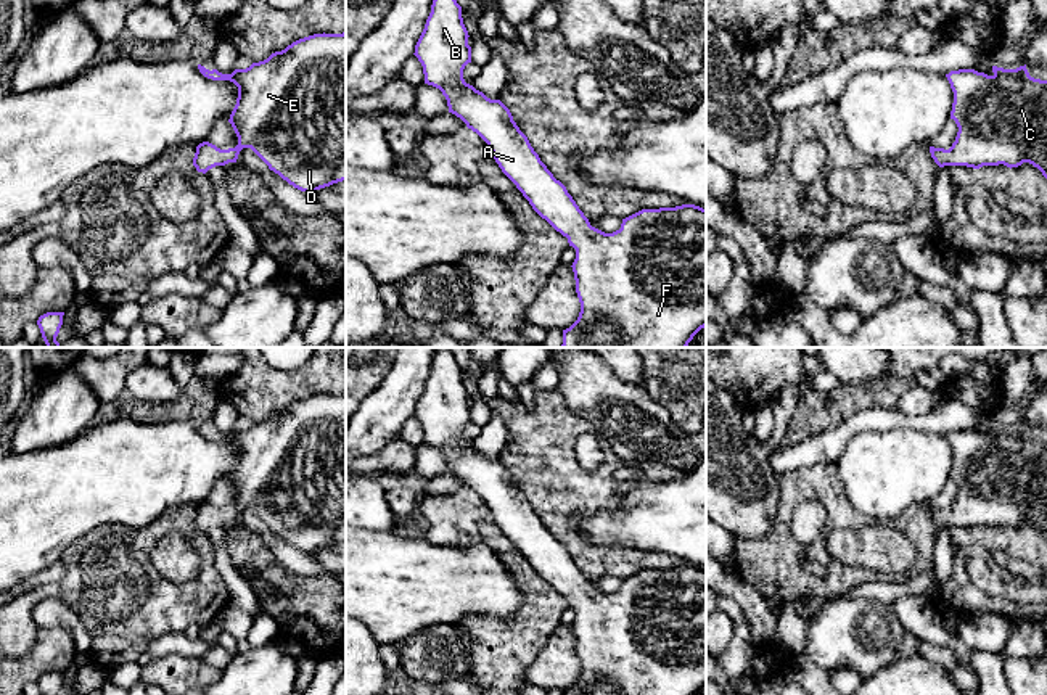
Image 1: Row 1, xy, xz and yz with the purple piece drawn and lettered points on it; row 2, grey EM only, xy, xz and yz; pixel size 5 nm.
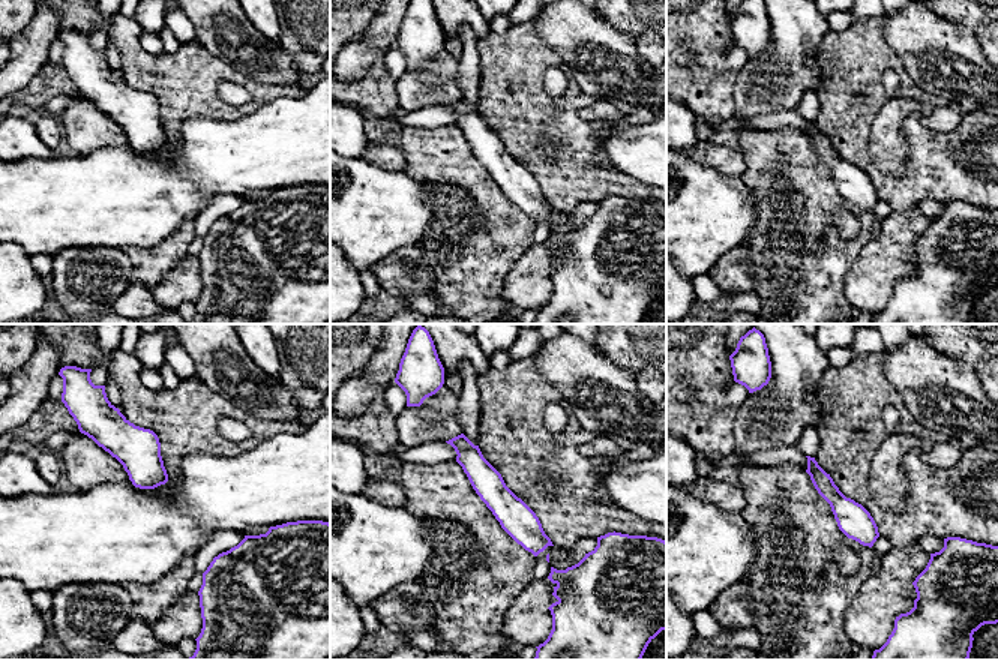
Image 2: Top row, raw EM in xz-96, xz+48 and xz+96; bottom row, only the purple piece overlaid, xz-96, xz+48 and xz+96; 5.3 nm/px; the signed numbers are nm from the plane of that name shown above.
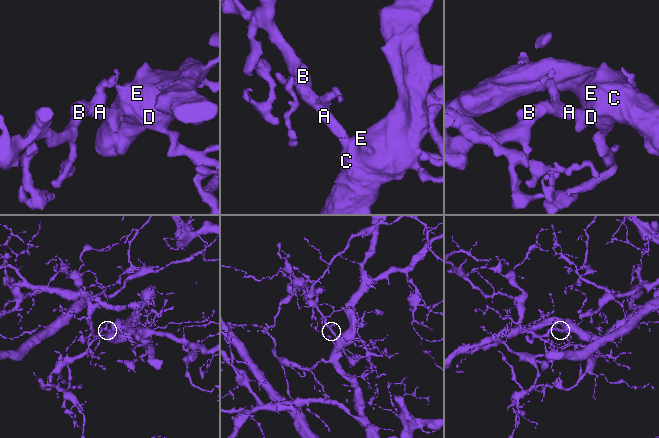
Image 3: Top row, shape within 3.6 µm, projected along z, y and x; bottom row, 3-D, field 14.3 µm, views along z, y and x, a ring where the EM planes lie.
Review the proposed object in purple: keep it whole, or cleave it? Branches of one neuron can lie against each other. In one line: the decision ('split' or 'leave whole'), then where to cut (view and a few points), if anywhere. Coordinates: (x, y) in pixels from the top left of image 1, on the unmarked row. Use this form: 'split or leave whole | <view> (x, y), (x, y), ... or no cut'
leave whole | no cut

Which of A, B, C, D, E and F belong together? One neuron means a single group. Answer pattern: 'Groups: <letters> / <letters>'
Groups: A B C D E F

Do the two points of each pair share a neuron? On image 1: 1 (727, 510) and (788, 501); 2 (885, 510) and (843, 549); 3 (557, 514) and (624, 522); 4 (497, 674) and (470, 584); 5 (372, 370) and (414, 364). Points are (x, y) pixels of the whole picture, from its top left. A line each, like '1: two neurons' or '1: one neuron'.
1: two neurons
2: two neurons
3: two neurons
4: two neurons
5: two neurons

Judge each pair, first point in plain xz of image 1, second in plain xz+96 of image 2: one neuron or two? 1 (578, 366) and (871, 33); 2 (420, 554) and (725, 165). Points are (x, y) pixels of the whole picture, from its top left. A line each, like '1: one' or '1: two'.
1: two
2: two

